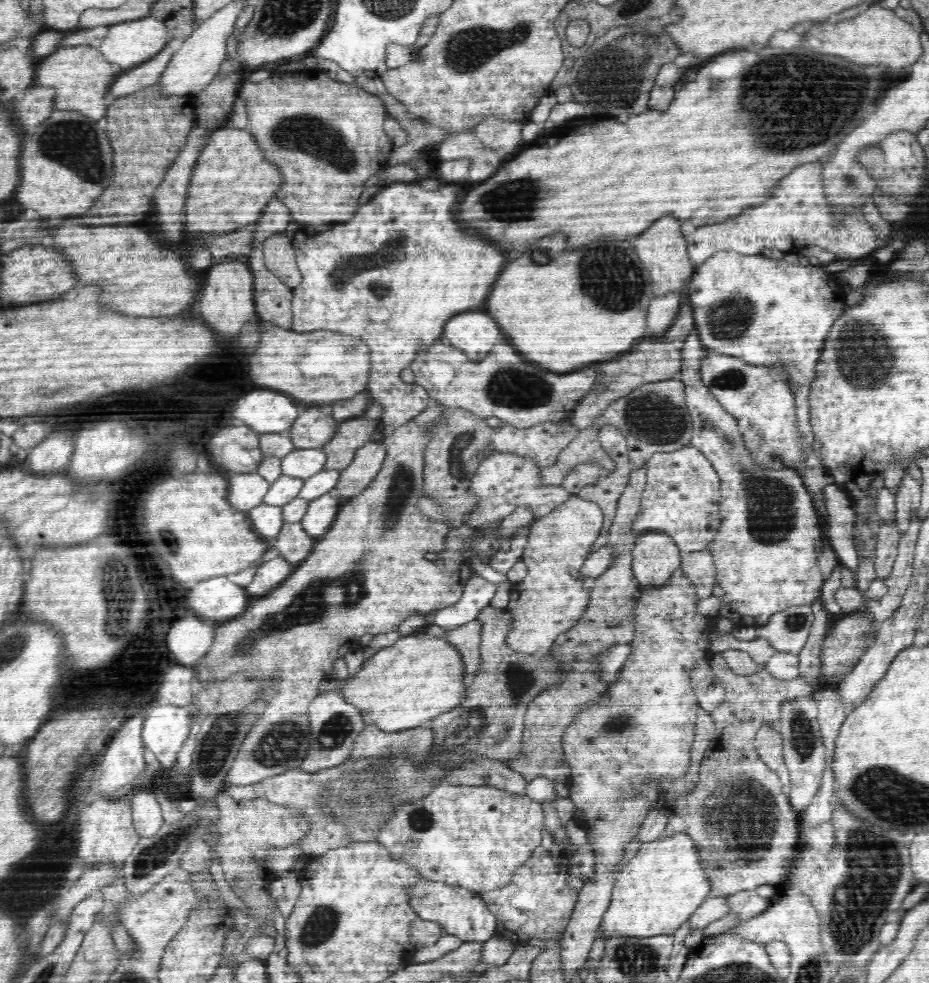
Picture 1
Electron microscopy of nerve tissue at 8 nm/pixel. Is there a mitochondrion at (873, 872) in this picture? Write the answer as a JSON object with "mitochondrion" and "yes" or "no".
{"mitochondrion":"yes"}

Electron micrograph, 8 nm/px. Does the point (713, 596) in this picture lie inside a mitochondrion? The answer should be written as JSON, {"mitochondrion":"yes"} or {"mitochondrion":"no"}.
{"mitochondrion":"no"}

